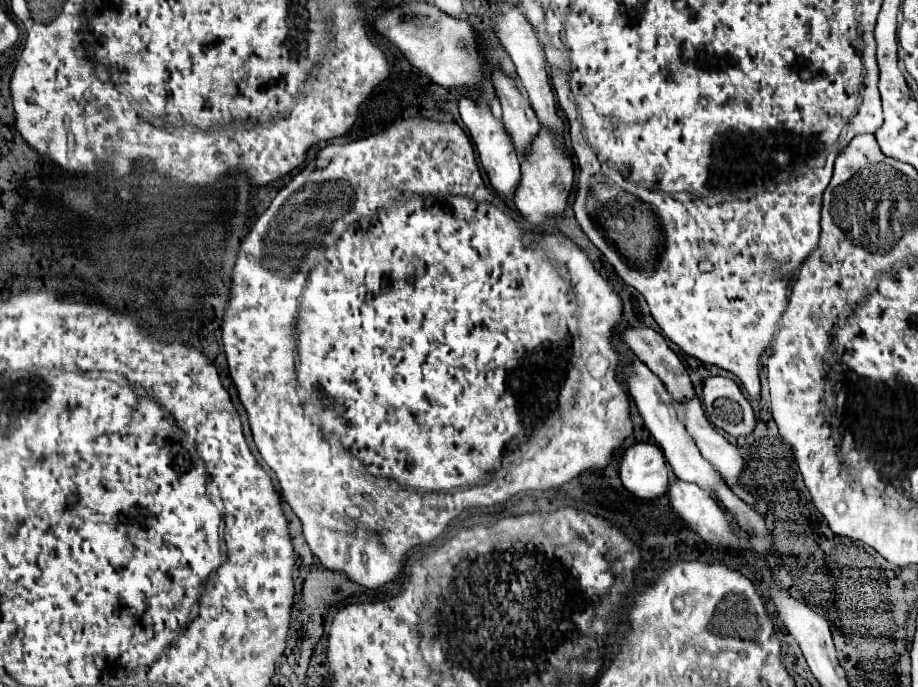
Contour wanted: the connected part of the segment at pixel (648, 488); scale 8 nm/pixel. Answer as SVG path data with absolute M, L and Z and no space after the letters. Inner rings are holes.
M651 443L631 445L621 459L621 481L637 499L657 499L667 493L669 469L663 451Z

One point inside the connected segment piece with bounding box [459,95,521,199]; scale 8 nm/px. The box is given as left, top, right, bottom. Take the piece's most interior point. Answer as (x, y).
(496, 152)

